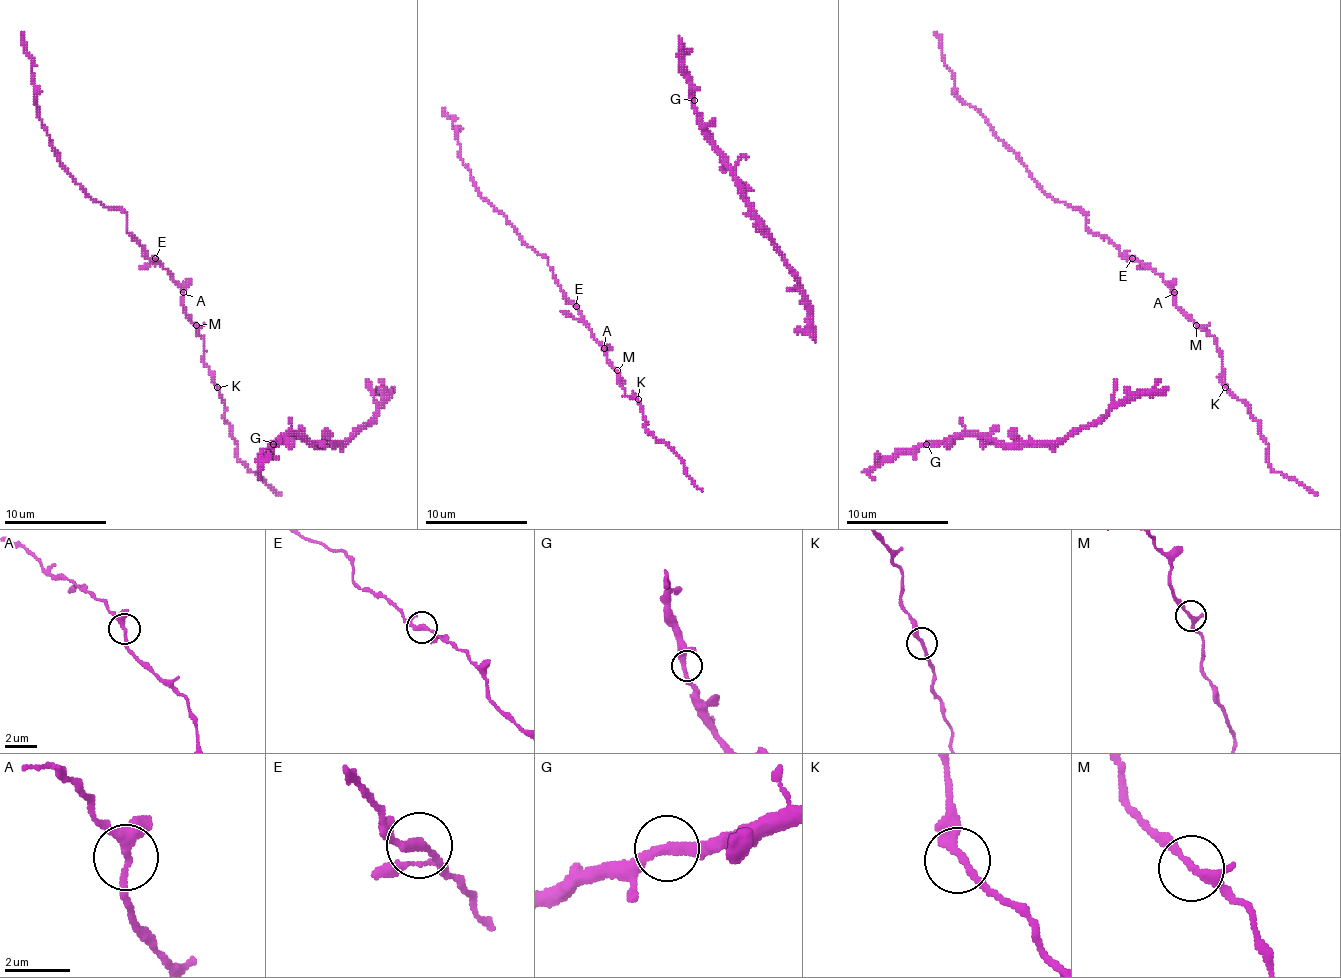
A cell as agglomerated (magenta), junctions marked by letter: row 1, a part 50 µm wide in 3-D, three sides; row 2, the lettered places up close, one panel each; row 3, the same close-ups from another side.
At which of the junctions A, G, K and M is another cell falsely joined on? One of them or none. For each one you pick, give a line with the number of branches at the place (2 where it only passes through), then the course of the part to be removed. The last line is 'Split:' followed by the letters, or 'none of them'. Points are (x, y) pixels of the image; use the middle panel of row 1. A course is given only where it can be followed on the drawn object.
Split: none of them

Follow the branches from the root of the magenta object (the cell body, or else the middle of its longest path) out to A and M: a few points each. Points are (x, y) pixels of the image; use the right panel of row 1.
A: (1227, 387), (1222, 369), (1222, 351), (1217, 341), (1176, 305), (1173, 292)
M: (1227, 387), (1222, 369), (1222, 351), (1217, 341), (1196, 325)

